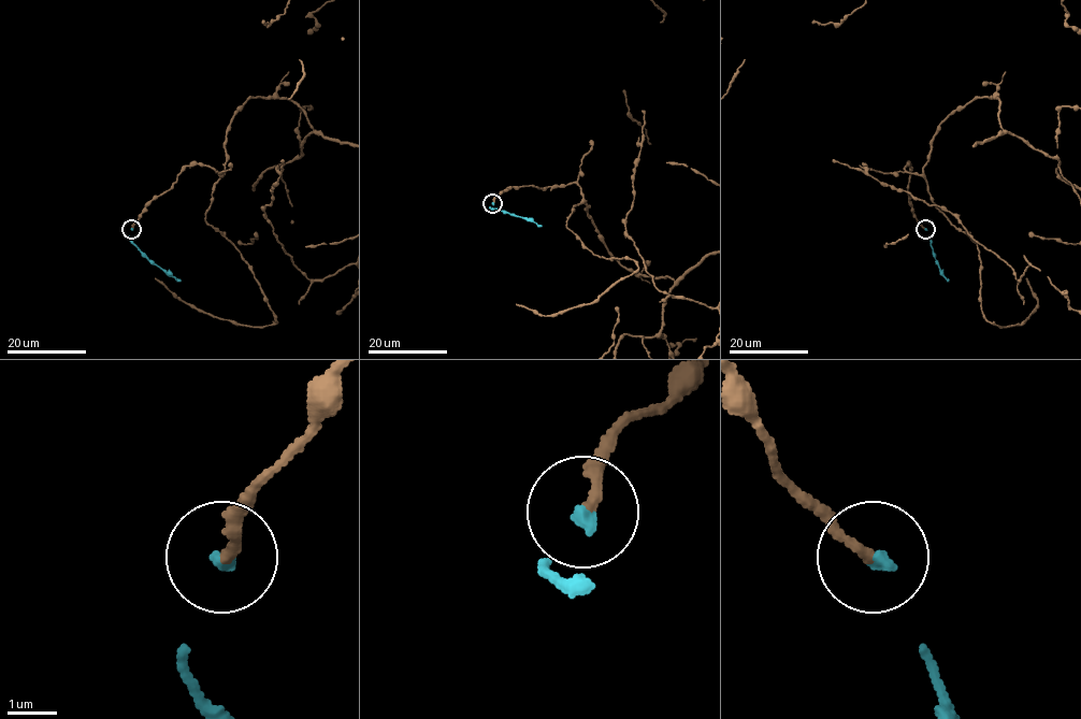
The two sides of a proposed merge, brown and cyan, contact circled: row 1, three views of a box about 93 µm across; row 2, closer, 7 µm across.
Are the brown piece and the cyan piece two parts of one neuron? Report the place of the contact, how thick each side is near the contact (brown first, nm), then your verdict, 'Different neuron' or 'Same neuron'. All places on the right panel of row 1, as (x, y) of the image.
Place: (925, 229). Thickness 200 nm (brown) against 240 nm. Same neuron

